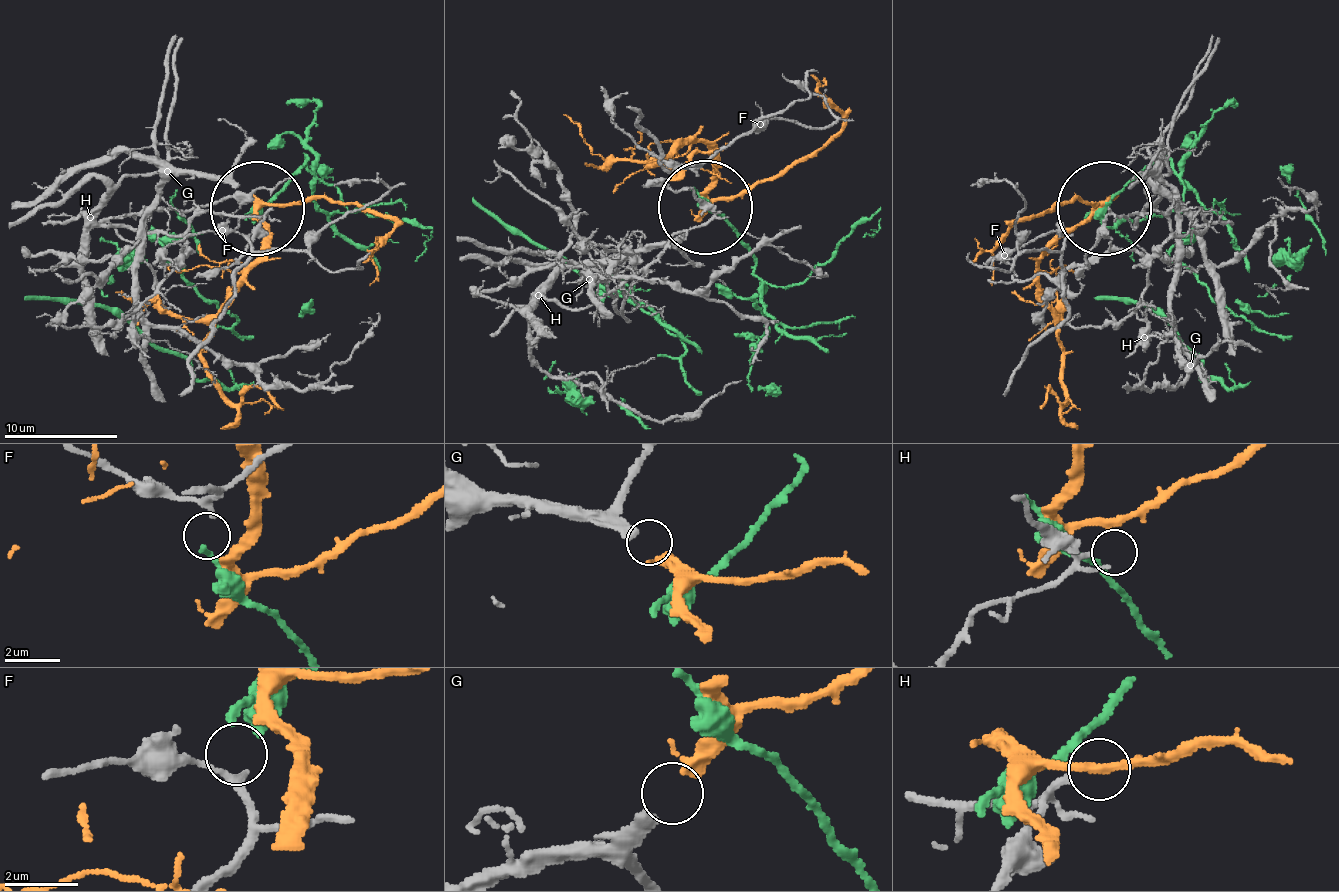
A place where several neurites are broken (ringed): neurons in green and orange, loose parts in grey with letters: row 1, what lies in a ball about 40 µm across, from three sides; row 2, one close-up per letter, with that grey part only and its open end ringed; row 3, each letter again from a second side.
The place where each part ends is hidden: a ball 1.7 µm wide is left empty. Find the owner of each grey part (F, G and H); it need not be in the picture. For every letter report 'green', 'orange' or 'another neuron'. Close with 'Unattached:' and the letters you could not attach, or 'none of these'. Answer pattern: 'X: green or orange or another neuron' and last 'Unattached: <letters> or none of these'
F: another neuron
G: orange
H: another neuron
Unattached: F, H

